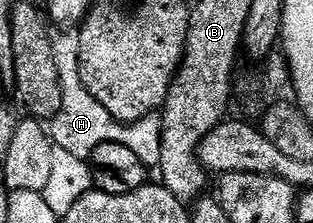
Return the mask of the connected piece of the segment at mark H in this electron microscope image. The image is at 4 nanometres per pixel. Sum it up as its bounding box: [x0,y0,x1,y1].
[48,31,161,169]

